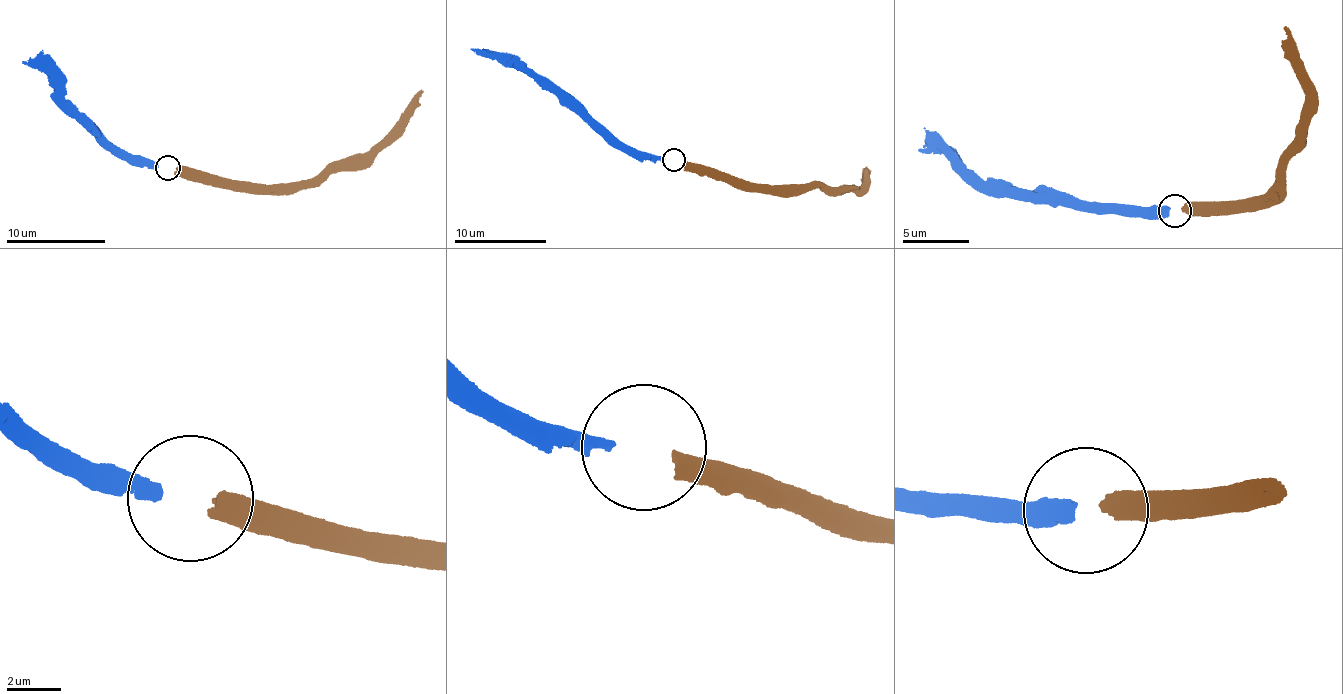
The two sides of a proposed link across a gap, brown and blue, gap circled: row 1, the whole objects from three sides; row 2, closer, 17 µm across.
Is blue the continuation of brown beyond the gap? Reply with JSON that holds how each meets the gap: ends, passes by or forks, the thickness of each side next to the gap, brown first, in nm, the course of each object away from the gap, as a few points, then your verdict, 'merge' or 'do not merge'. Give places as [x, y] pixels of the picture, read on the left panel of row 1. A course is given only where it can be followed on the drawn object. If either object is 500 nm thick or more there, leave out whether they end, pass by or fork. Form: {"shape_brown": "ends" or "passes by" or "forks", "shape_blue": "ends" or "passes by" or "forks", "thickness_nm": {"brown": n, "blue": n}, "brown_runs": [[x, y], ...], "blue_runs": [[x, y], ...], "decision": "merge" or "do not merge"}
{"thickness_nm": {"brown": 500, "blue": 440}, "brown_runs": [[179, 169], [239, 183], [306, 188], [319, 183], [331, 172], [349, 171], [378, 143], [422, 90]], "blue_runs": [[157, 167], [128, 162], [111, 154], [71, 114], [55, 77], [22, 61]], "decision": "merge"}

